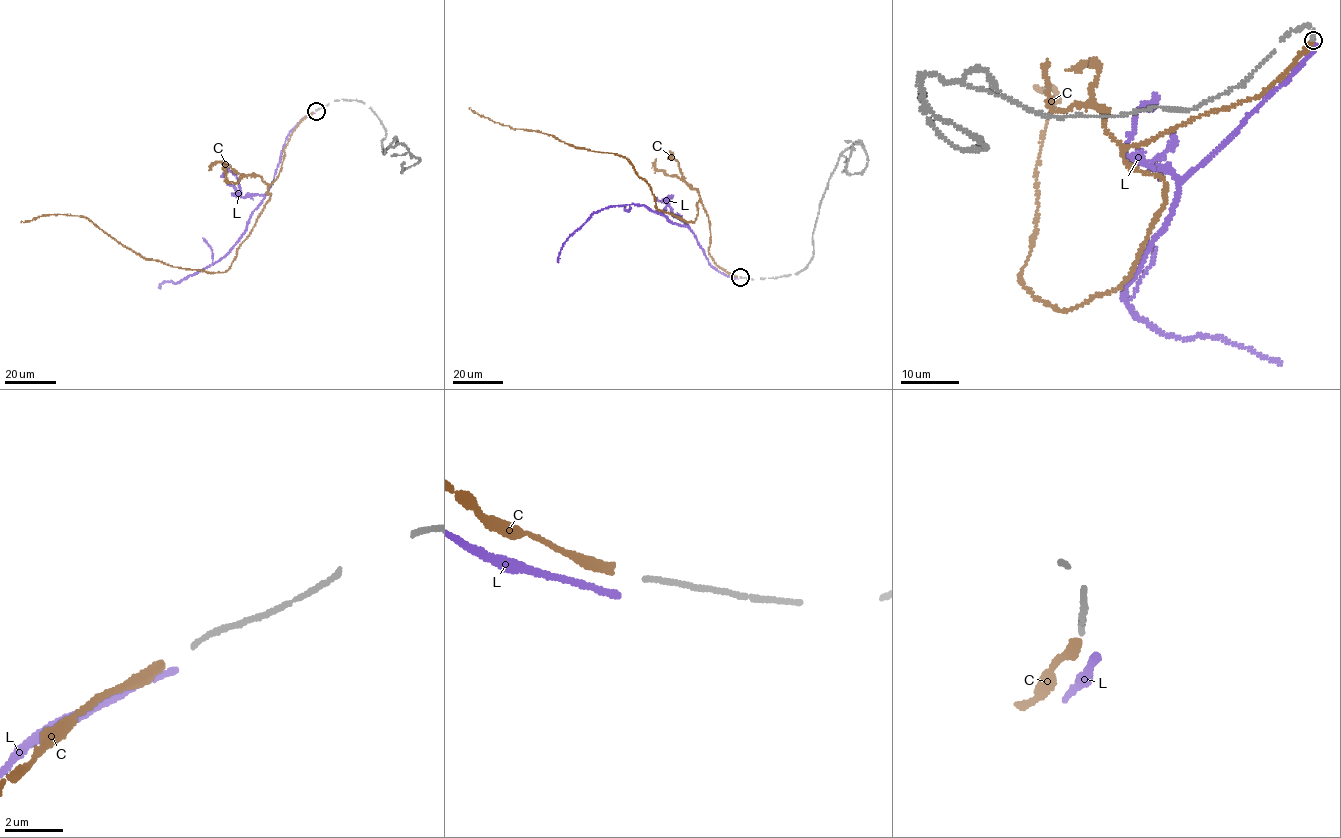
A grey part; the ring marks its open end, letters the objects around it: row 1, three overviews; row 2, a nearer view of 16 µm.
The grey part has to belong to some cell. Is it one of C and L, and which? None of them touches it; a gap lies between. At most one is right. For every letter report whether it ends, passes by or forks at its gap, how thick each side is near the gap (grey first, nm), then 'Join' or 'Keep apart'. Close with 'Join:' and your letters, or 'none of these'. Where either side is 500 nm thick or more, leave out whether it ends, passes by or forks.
C: It ends there. Thickness 180 nm (grey) against 360 nm. Join
L: It ends there. Thickness 180 nm (grey) against 240 nm. Keep apart
Join: C

